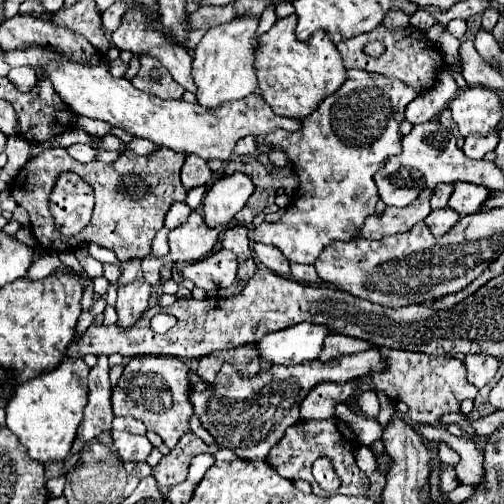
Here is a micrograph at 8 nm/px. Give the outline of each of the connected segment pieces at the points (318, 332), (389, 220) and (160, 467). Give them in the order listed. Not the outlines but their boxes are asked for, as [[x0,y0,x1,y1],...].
[[255,322,329,366],[359,190,433,238],[153,432,219,486]]

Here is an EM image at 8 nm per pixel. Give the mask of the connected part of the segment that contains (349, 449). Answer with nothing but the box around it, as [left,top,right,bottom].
[267,418,369,497]

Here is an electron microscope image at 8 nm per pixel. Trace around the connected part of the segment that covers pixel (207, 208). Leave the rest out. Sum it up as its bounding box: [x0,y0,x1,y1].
[203,172,255,226]

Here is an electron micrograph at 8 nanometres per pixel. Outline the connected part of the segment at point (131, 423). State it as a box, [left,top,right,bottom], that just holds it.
[113,416,147,434]

